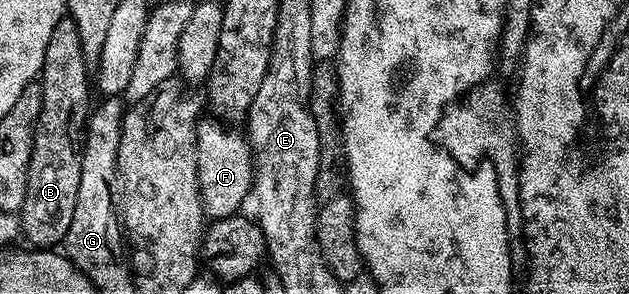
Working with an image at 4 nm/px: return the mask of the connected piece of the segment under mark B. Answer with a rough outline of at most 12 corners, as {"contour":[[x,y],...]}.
{"contour":[[52,29],[20,231],[65,244],[92,79],[80,29]]}

